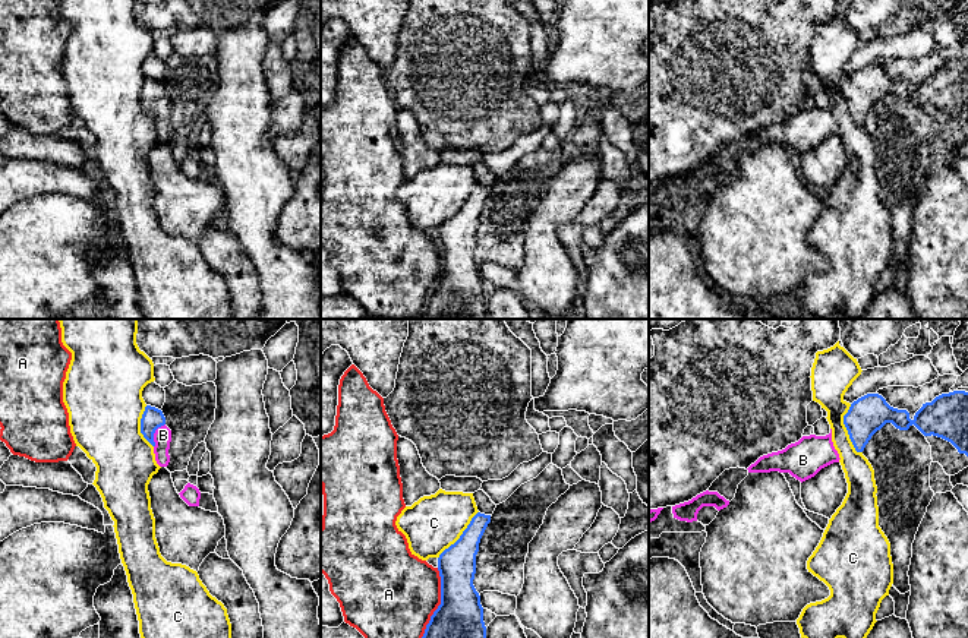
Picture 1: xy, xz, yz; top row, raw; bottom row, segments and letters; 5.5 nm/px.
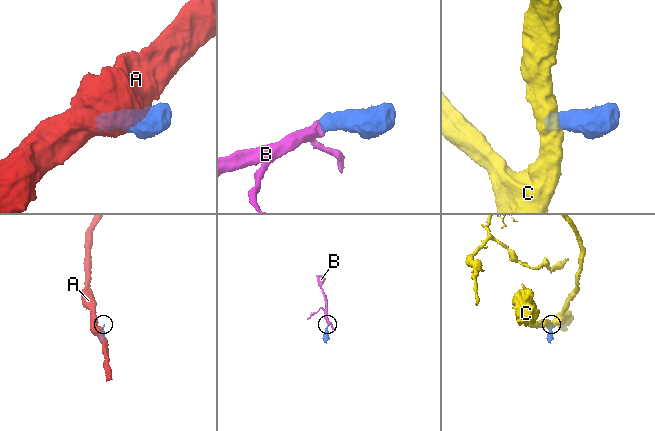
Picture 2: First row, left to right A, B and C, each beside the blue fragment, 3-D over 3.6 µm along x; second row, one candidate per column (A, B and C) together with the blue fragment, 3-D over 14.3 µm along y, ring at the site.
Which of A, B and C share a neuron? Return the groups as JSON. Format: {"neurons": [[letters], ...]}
{"neurons": [["A"], ["B"], ["C"]]}

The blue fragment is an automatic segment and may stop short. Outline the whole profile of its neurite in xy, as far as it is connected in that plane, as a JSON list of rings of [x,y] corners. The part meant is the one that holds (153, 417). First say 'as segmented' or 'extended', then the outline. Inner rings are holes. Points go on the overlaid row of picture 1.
extended; [[[146,405],[141,419],[141,433],[154,446],[155,461],[160,467],[170,462],[171,430],[165,426],[165,417],[161,410]]]

